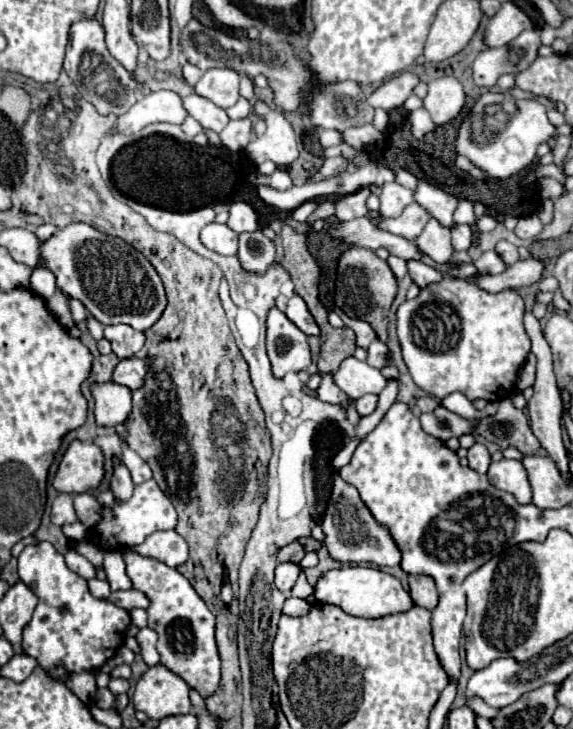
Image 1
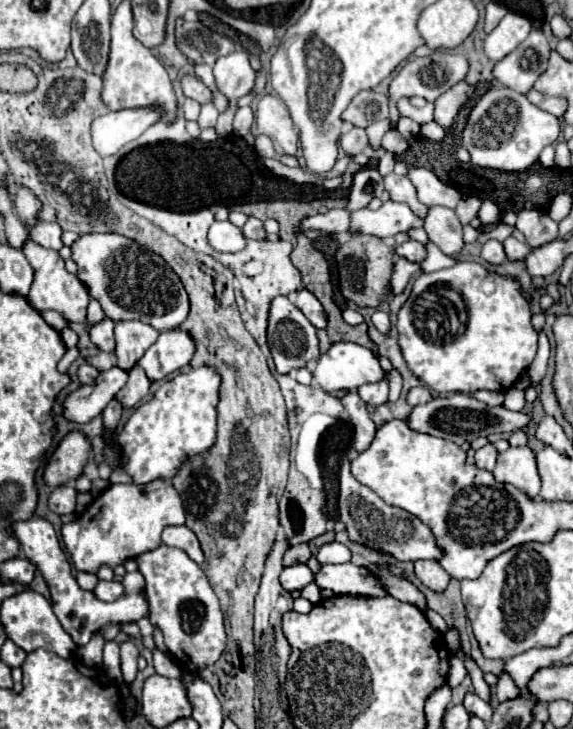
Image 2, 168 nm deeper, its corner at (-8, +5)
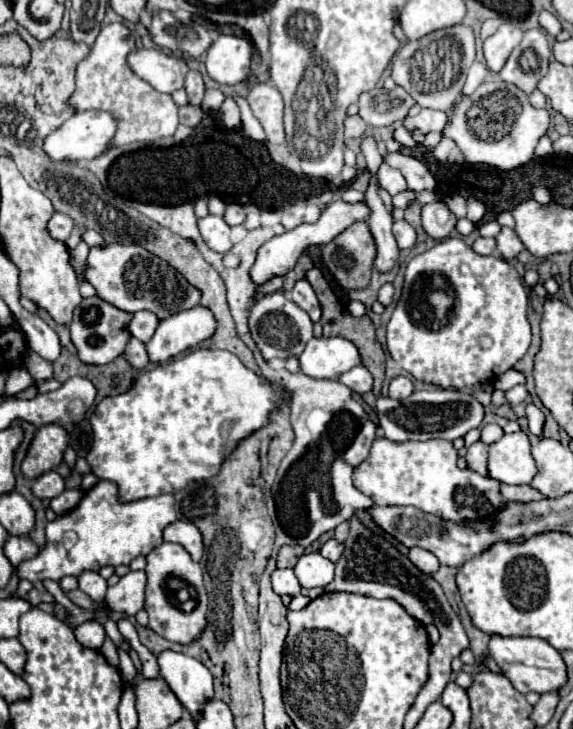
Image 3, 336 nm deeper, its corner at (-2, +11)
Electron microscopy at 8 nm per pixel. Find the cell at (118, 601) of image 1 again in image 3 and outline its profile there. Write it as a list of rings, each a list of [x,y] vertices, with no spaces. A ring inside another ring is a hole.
[[[83,571],[77,577],[77,587],[95,601],[103,601],[107,593],[107,581],[99,573],[93,573],[93,571]]]

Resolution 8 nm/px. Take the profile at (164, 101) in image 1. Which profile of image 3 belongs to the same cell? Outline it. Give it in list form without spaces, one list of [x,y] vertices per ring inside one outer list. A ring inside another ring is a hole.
[[[105,111],[75,113],[71,119],[67,119],[61,127],[57,127],[55,131],[51,131],[45,137],[43,153],[53,161],[61,161],[61,159],[89,161],[89,159],[95,159],[101,153],[105,153],[105,145],[107,145],[109,137],[113,137],[115,129],[117,129],[117,121],[113,121],[113,117],[109,117],[109,113],[105,113]]]

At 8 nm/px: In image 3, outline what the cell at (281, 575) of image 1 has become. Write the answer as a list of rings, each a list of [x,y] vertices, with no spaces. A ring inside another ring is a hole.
[[[277,569],[271,575],[271,583],[273,583],[273,591],[283,597],[283,595],[299,595],[301,593],[301,585],[293,573],[293,569]]]

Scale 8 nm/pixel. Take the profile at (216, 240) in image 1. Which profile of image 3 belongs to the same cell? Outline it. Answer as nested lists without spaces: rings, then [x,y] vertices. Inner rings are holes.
[[[207,215],[207,217],[199,219],[197,225],[199,225],[201,237],[209,249],[213,249],[217,253],[227,253],[233,247],[231,239],[229,239],[231,227],[225,223],[225,219],[221,215]]]

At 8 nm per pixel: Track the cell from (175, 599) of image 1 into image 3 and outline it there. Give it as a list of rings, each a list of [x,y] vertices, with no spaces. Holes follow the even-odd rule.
[[[161,543],[147,555],[147,587],[145,609],[149,613],[149,627],[161,637],[189,645],[201,629],[205,629],[207,593],[203,587],[203,571],[199,563],[191,559],[187,549],[177,543]]]

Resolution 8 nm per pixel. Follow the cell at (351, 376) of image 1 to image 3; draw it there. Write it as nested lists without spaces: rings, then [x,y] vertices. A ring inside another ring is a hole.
[[[313,337],[307,343],[307,347],[301,353],[301,357],[299,357],[301,371],[305,375],[317,377],[317,379],[337,379],[339,373],[345,373],[345,371],[353,369],[359,363],[361,363],[361,357],[357,353],[357,347],[351,341],[343,339],[343,337],[319,337],[319,339]]]

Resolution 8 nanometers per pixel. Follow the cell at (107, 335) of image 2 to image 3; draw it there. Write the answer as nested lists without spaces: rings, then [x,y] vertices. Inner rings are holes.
[[[89,297],[83,299],[77,309],[73,311],[73,321],[69,325],[71,329],[71,341],[77,347],[77,355],[83,363],[87,365],[107,365],[111,363],[115,357],[123,355],[127,341],[131,339],[127,325],[133,319],[133,313],[121,311],[117,307],[113,307],[111,303],[103,301],[101,297]]]

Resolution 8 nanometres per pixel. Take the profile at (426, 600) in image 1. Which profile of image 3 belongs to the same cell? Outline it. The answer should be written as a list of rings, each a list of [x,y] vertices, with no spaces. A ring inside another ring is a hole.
[[[411,547],[409,549],[409,559],[417,569],[421,569],[427,575],[433,575],[439,569],[439,559],[433,553],[429,553],[421,547]]]

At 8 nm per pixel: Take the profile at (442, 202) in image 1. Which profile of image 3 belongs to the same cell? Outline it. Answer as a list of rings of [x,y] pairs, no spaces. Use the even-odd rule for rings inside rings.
[[[387,153],[385,163],[399,169],[401,175],[407,181],[407,187],[413,191],[423,191],[423,189],[435,189],[435,179],[429,173],[429,169],[415,157],[403,155],[403,153]]]

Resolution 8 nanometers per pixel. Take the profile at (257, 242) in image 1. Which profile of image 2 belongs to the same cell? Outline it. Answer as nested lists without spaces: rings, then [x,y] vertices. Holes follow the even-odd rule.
[[[249,217],[247,223],[245,223],[245,227],[243,227],[243,235],[247,239],[257,239],[257,241],[267,239],[267,233],[263,229],[263,221],[259,221],[257,217]]]

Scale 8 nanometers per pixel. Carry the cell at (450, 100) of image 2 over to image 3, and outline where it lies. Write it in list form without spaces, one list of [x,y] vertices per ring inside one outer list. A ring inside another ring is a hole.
[[[421,109],[415,117],[407,117],[403,121],[403,127],[409,133],[419,131],[421,135],[427,135],[429,131],[441,131],[443,125],[445,125],[445,113],[433,109]]]

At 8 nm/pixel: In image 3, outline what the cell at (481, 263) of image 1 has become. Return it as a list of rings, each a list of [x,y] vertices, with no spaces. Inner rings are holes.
[[[479,237],[479,239],[473,243],[473,251],[479,253],[479,255],[493,255],[493,253],[495,253],[495,239]]]

